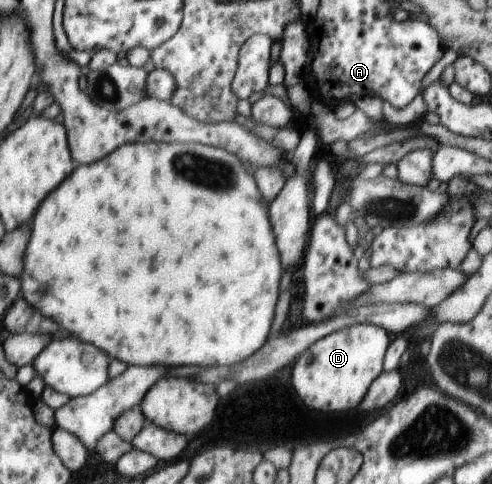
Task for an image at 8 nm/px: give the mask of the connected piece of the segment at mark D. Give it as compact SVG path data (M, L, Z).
M357 323L332 330L295 357L290 372L291 384L308 408L332 412L354 409L382 372L380 364L386 348L388 334L374 324Z

